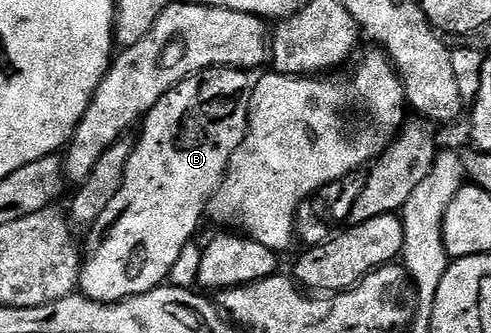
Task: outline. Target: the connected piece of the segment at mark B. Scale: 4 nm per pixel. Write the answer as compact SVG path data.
M211 68L190 79L180 82L141 121L142 133L138 145L133 145L122 179L122 189L112 198L109 208L102 213L101 223L110 224L102 241L94 248L90 257L85 257L80 268L80 292L90 300L101 304L115 304L133 296L144 294L159 287L162 280L174 268L182 256L186 243L194 236L198 223L204 220L204 213L218 185L222 183L224 166L229 165L240 137L246 131L248 112L245 107L234 108L243 103L245 93L251 87L245 71L228 68Z

